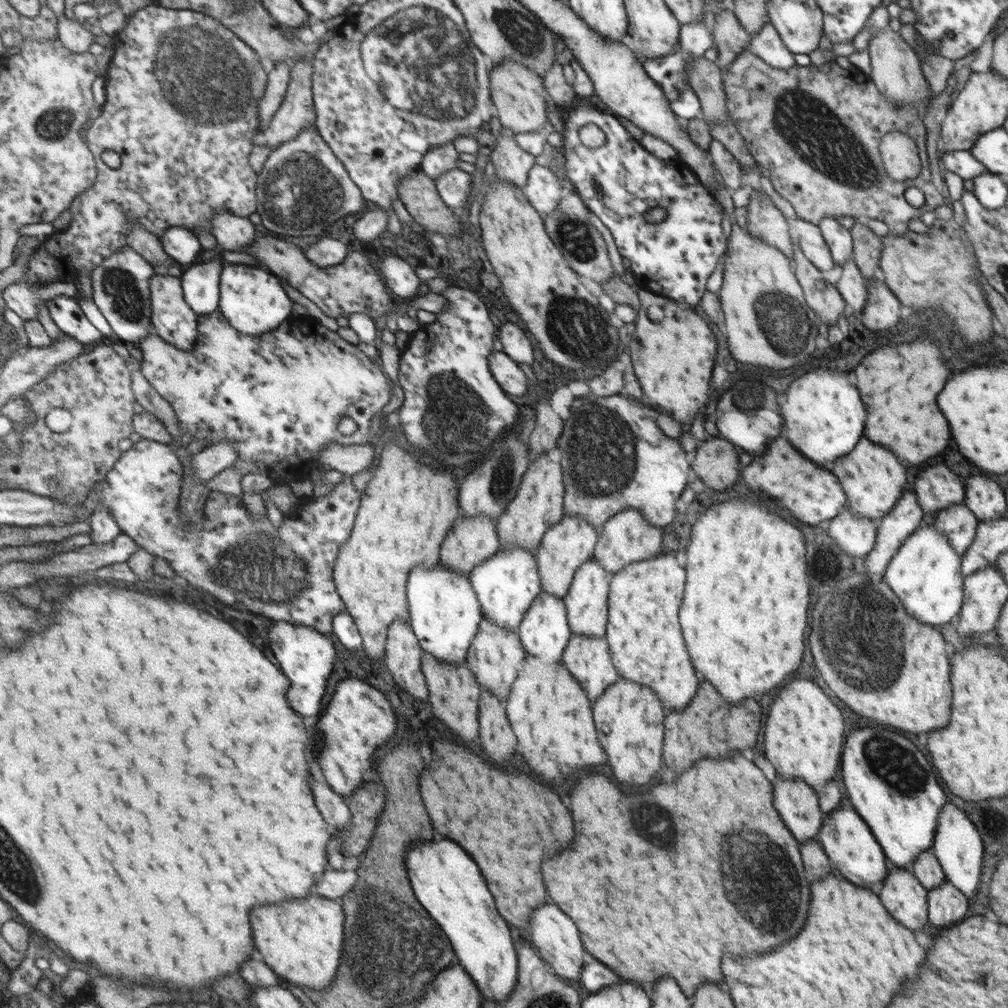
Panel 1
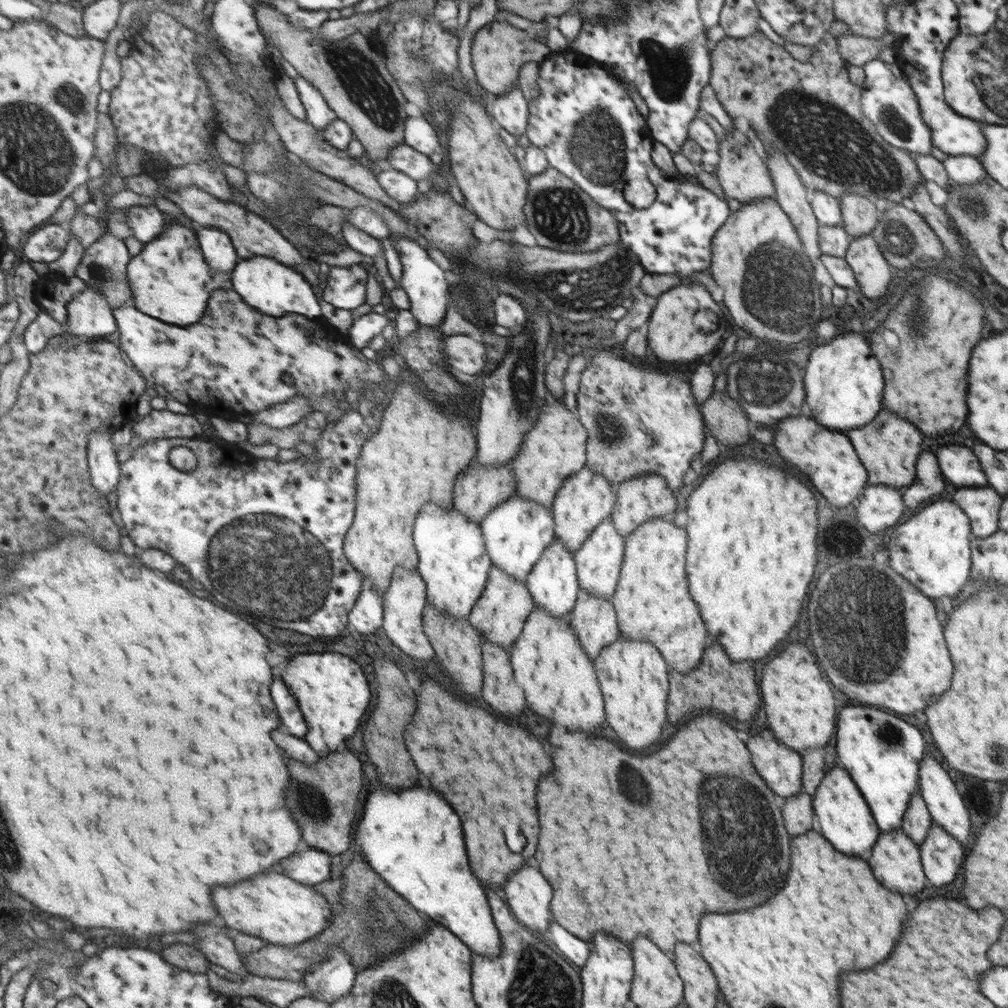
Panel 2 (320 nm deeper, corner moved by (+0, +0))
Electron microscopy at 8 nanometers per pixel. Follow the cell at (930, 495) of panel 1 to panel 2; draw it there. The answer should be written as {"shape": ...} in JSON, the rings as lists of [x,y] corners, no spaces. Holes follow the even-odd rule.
{"shape":[[[945,446],[934,454],[944,481],[957,490],[961,487],[982,487],[988,484],[978,458],[965,446]]]}

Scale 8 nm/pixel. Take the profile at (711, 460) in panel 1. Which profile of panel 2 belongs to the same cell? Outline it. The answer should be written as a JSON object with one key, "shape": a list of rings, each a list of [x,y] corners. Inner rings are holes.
{"shape":[[[712,391],[708,400],[703,402],[702,406],[703,420],[706,422],[707,432],[713,436],[718,445],[731,448],[731,446],[739,446],[743,442],[747,442],[747,420],[746,414],[742,408],[727,396],[726,392]]]}

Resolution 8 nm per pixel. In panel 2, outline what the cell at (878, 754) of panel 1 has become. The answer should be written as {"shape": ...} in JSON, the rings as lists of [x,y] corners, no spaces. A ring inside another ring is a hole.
{"shape":[[[845,706],[839,712],[839,730],[835,732],[838,764],[851,776],[866,800],[875,824],[881,832],[901,828],[910,796],[917,791],[918,762],[925,754],[925,744],[911,724],[863,706]]]}

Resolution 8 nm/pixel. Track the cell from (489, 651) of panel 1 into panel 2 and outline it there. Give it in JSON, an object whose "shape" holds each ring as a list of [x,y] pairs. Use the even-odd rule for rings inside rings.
{"shape":[[[491,564],[483,590],[471,607],[468,620],[476,629],[479,629],[479,632],[483,633],[484,639],[502,649],[509,650],[510,644],[521,632],[523,623],[533,607],[534,601],[526,583]]]}

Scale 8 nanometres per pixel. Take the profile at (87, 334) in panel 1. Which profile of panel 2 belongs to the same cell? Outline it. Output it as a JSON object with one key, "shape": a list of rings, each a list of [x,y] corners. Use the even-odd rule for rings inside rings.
{"shape":[[[51,271],[47,275],[42,275],[36,284],[37,302],[56,321],[67,323],[70,318],[68,304],[87,286],[85,280],[77,275],[65,277]]]}

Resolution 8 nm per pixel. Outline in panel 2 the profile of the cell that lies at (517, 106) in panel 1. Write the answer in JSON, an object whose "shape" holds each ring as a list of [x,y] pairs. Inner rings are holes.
{"shape":[[[491,21],[479,28],[470,45],[471,66],[475,80],[482,91],[491,92],[494,96],[507,92],[517,85],[517,70],[523,60],[541,62],[550,53],[545,44],[531,40],[525,31],[515,28],[508,22]]]}

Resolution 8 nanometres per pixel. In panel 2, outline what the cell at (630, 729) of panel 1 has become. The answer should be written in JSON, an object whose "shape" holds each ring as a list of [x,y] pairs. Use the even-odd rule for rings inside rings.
{"shape":[[[617,637],[615,642],[605,645],[595,657],[595,668],[599,668],[599,684],[603,684],[603,696],[607,696],[607,724],[617,734],[629,750],[645,750],[661,738],[661,730],[667,718],[665,696],[667,696],[667,666],[657,648],[649,642],[635,639],[623,640]]]}

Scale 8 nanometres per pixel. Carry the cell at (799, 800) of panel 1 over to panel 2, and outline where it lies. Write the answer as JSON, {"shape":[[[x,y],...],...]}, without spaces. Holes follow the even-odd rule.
{"shape":[[[760,734],[751,736],[745,744],[751,748],[750,756],[755,770],[762,777],[767,786],[777,795],[785,800],[788,796],[796,795],[802,790],[802,757],[797,751],[786,747],[775,738],[764,740]]]}

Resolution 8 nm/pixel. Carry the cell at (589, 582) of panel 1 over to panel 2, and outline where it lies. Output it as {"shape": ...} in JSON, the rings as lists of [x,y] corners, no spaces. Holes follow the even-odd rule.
{"shape":[[[603,519],[593,531],[589,538],[574,550],[573,560],[576,568],[578,586],[585,589],[596,597],[605,599],[611,598],[615,584],[618,584],[619,566],[623,552],[623,538],[616,531],[615,524],[611,519]]]}

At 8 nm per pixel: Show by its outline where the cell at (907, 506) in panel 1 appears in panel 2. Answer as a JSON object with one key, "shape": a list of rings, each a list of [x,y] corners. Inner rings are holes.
{"shape":[[[931,452],[919,454],[915,464],[915,480],[902,491],[903,504],[908,514],[927,504],[933,494],[939,494],[943,490],[943,483],[936,456]]]}

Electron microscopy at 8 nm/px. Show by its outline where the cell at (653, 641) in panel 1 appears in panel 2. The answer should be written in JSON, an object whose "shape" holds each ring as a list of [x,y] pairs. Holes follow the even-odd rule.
{"shape":[[[655,517],[630,532],[626,538],[626,552],[622,564],[622,574],[619,575],[615,594],[609,598],[613,605],[618,626],[618,634],[627,640],[651,640],[651,644],[663,648],[663,656],[667,656],[667,664],[681,673],[690,671],[705,650],[705,626],[699,614],[699,608],[689,598],[687,580],[685,580],[685,531],[677,528],[670,518]]]}

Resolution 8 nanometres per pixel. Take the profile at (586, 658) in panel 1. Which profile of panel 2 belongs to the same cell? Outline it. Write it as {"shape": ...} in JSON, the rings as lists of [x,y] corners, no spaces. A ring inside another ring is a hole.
{"shape":[[[578,587],[579,600],[567,615],[569,624],[589,658],[619,636],[616,615],[609,600],[596,597]]]}

